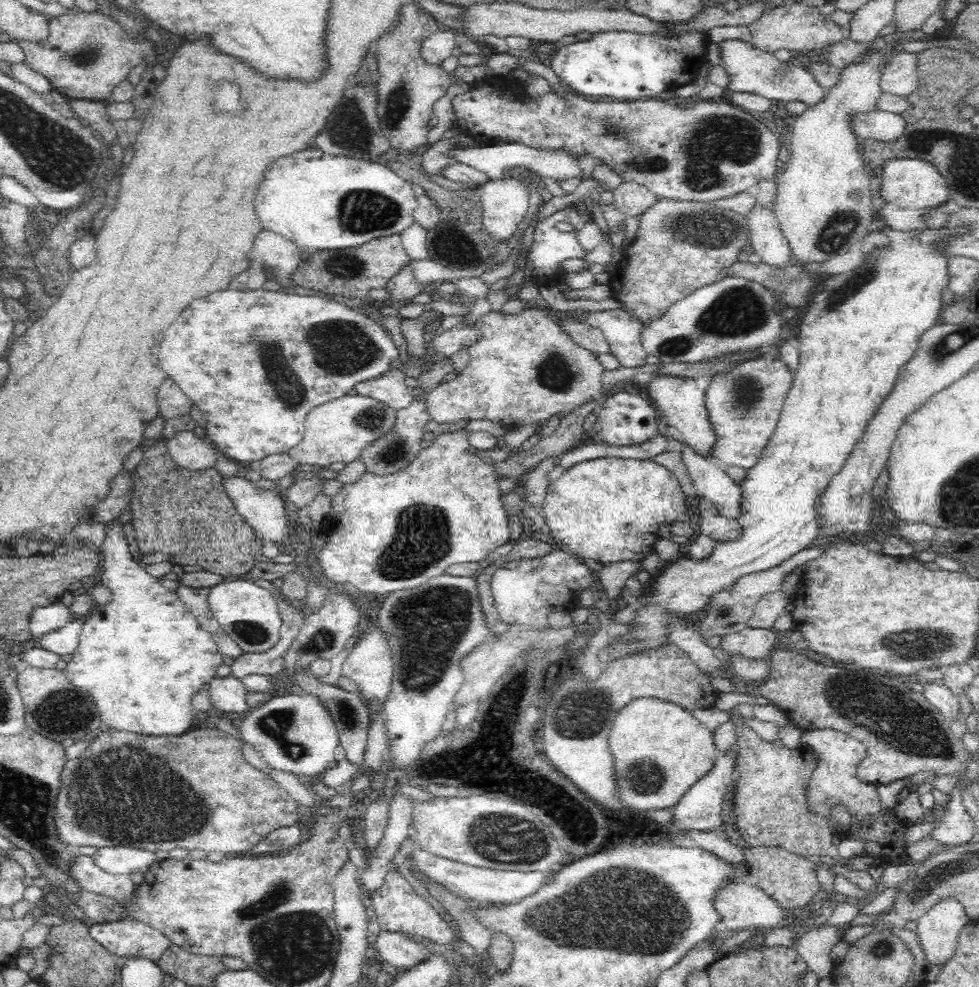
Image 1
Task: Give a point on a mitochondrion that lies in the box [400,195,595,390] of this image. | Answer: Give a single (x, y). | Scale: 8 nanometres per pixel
(450, 241)

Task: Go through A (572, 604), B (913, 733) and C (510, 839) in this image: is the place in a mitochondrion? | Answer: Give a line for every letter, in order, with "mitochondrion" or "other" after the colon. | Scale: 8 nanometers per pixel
A: other
B: mitochondrion
C: mitochondrion

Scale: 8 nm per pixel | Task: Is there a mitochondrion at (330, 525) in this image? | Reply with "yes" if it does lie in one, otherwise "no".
no

